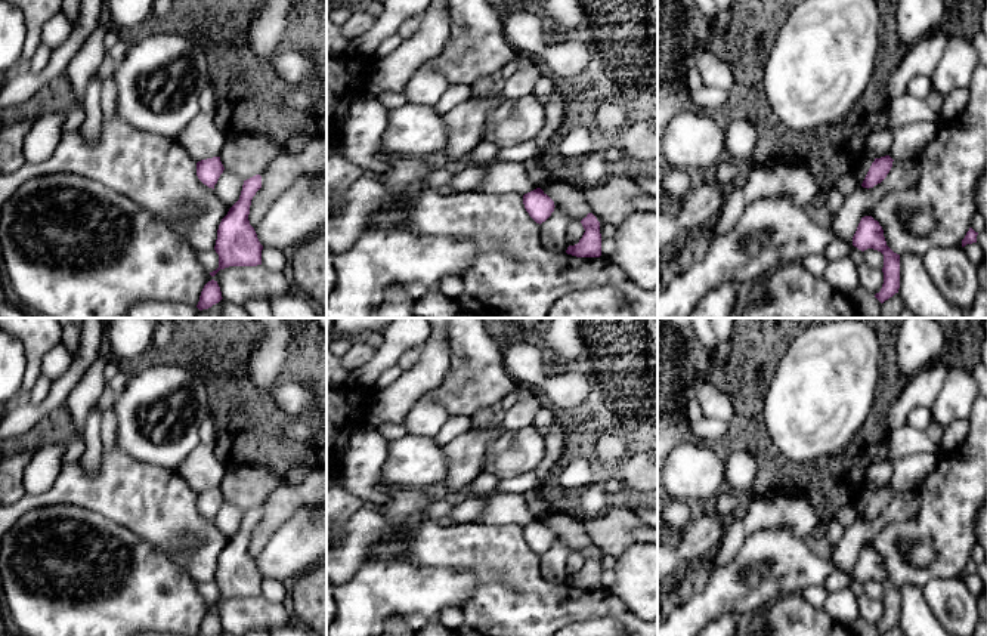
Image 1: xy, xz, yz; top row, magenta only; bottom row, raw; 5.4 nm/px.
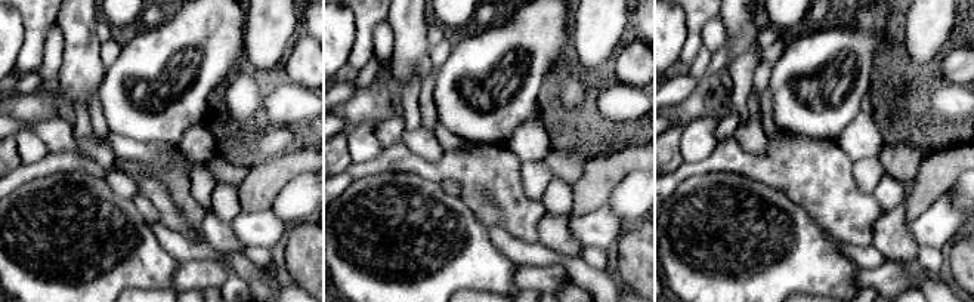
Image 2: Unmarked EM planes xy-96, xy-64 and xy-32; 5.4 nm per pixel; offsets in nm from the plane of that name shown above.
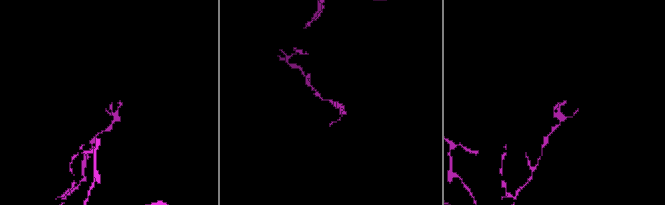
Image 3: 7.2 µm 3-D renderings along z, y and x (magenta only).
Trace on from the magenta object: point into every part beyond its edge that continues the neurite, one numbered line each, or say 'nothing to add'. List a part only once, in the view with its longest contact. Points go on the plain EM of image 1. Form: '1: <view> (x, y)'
nothing to add

